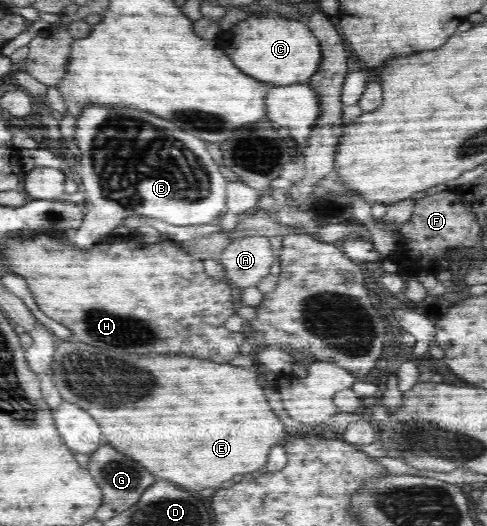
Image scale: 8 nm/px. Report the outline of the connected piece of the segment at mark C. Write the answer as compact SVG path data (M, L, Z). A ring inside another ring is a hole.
M249 18L243 20L237 28L237 38L229 38L235 34L223 31L215 44L227 44L225 40L241 40L239 48L233 54L227 54L241 72L253 76L271 86L289 86L291 84L309 82L313 74L317 74L322 57L321 47L311 30L299 20L287 18Z

